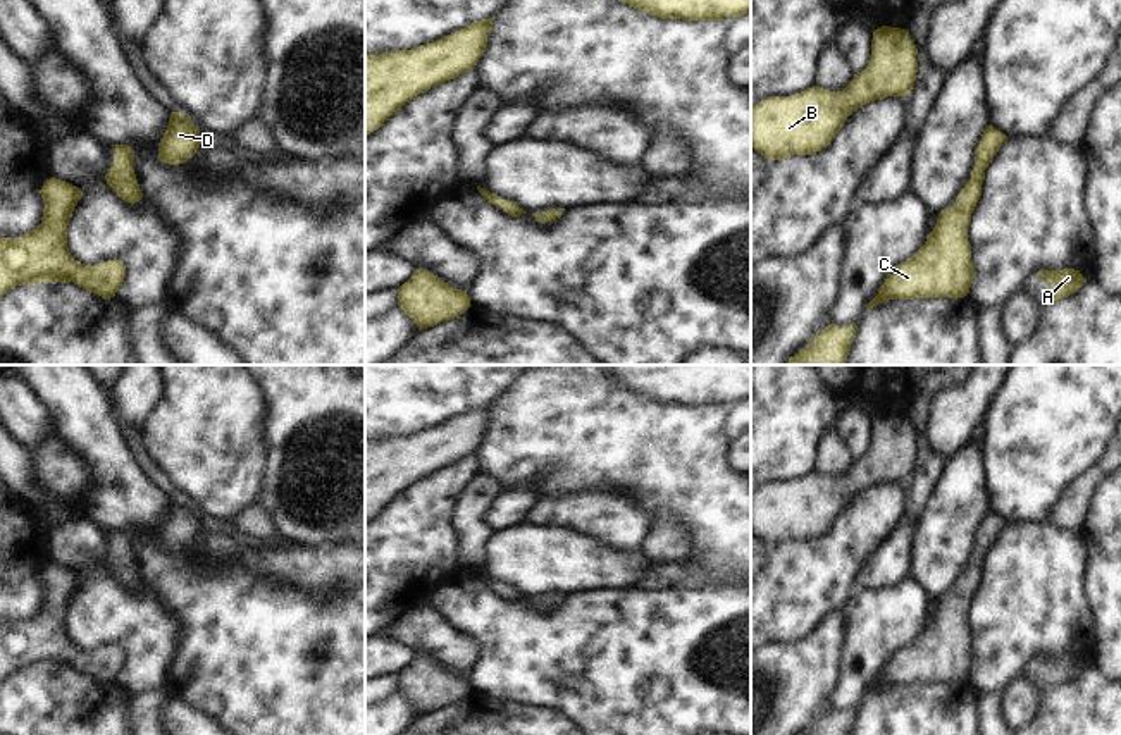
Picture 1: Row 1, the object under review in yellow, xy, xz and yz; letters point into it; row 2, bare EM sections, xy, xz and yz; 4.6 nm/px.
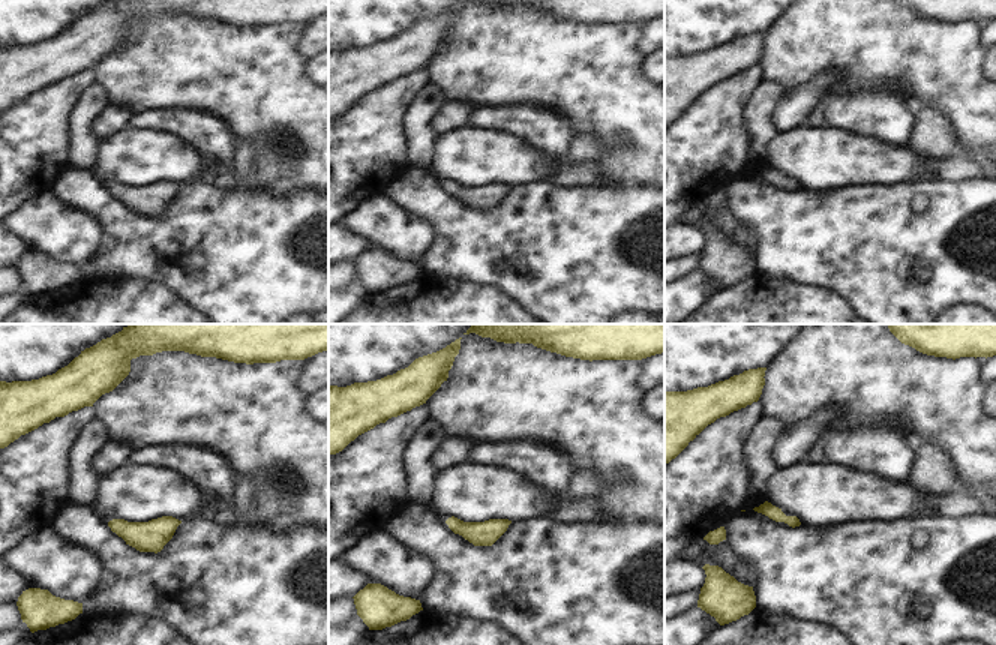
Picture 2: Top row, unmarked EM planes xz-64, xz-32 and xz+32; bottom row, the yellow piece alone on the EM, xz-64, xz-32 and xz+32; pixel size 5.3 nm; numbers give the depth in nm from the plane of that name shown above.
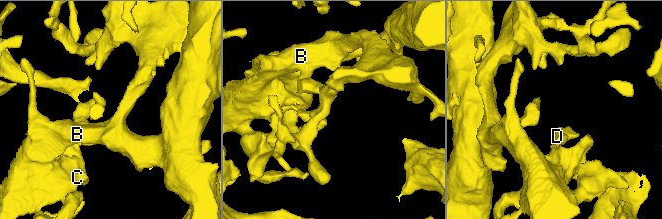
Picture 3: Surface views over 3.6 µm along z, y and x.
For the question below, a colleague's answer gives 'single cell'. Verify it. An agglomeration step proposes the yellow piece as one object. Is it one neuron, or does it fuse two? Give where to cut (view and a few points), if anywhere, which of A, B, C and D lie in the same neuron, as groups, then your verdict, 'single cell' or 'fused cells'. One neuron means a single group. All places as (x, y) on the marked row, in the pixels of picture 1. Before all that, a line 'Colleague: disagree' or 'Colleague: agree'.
Colleague: agree
no cut | A B C D | single cell

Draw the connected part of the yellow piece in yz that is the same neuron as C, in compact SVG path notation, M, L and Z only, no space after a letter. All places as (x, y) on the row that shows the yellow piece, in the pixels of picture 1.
M992 124L983 131L975 150L971 179L959 191L956 203L938 213L925 244L906 262L901 262L880 286L866 310L889 300L964 298L975 277L968 225L982 196L985 169L1007 139Z

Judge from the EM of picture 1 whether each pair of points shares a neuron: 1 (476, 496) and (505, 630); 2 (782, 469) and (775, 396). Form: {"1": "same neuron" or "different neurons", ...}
{"1": "different neurons", "2": "same neuron"}

